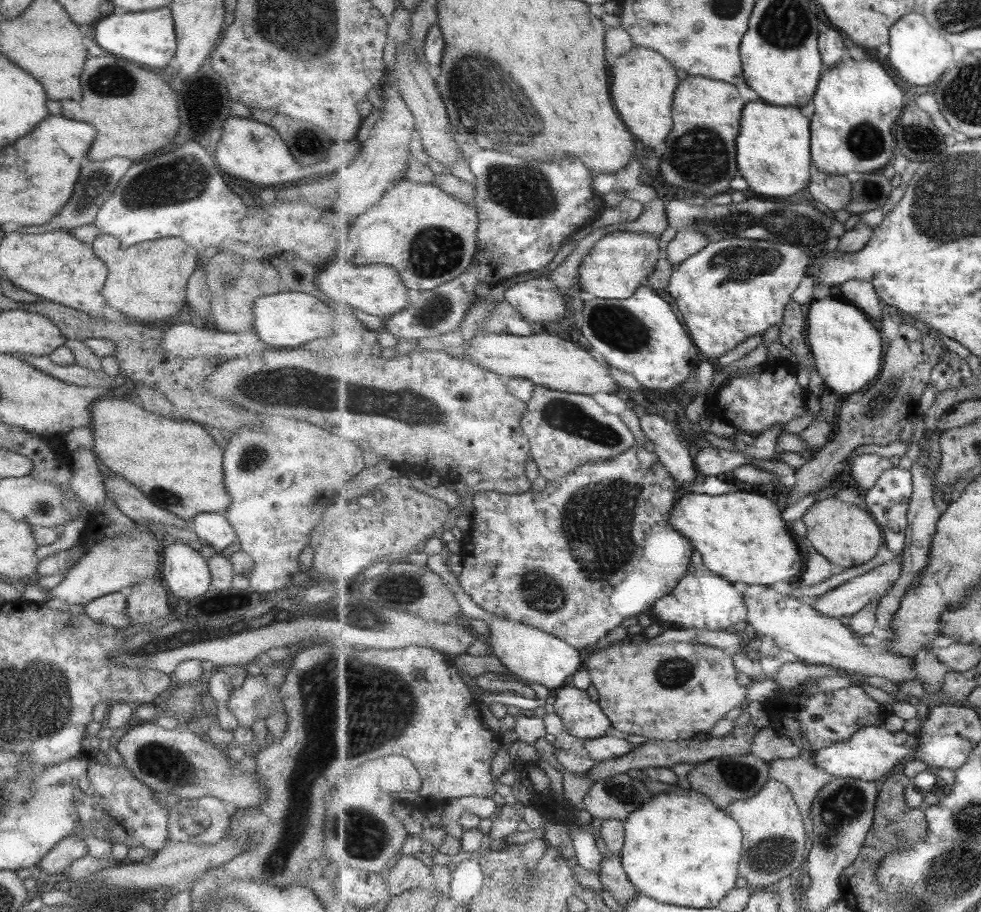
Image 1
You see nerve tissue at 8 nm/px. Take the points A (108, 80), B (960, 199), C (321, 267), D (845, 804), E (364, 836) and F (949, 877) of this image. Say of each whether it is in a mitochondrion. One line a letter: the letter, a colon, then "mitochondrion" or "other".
A: mitochondrion
B: mitochondrion
C: other
D: mitochondrion
E: mitochondrion
F: mitochondrion

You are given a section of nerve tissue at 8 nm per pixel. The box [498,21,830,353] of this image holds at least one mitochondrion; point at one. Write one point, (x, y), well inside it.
(700, 156)

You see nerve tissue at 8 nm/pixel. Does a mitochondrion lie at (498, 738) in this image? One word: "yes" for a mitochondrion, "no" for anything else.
no

